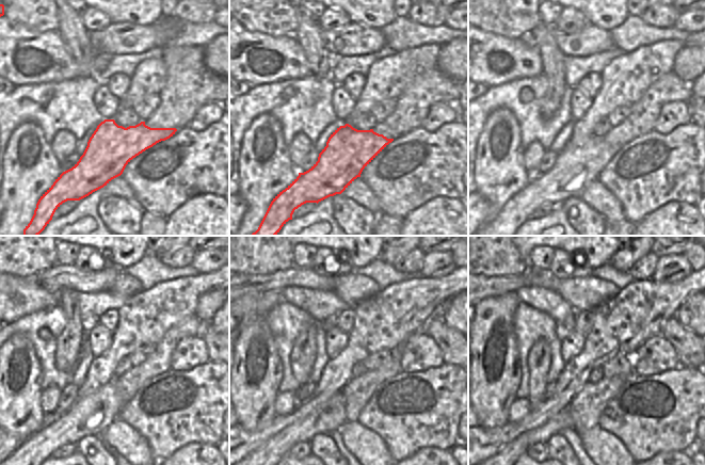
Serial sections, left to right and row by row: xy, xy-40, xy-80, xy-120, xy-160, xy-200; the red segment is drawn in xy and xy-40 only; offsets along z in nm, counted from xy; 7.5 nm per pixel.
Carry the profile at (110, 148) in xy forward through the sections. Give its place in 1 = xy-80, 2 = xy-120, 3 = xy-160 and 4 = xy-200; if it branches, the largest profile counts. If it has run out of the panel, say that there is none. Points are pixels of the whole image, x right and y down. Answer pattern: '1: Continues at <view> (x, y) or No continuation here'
1: Continues at xy-80 (577, 165)
2: Continues at xy-120 (91, 415)
3: Continues at xy-160 (331, 416)
4: Continues at xy-200 (510, 452).

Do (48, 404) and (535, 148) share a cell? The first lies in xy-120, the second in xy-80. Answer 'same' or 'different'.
same

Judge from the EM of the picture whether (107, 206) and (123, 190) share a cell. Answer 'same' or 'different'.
different

